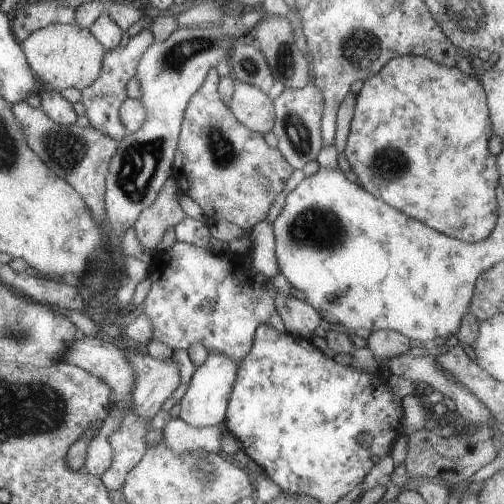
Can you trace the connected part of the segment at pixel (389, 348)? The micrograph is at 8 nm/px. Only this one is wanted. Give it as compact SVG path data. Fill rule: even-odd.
M388 329L371 332L366 342L367 347L372 350L372 354L379 362L408 353L411 349L410 339L407 336Z

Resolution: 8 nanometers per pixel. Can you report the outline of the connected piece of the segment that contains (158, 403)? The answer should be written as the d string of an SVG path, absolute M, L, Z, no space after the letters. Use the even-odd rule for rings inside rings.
M140 352L124 353L126 360L130 361L135 374L133 389L131 390L131 410L144 421L152 421L152 418L161 410L165 400L172 396L172 392L178 388L180 372L175 359L155 359L149 354Z

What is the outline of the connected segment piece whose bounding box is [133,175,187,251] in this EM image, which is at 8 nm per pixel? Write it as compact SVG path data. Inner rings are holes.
M170 175L158 192L154 204L145 208L134 223L136 236L147 251L156 251L164 232L187 217L178 202L178 192L176 179Z

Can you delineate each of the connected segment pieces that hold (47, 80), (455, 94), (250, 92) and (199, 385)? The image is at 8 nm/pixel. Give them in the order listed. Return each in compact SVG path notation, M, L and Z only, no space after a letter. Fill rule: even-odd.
M74 24L48 25L34 31L20 42L30 68L46 88L63 91L90 86L100 76L102 61L107 49L104 48L89 29Z
M402 55L363 81L355 98L344 156L364 190L453 239L467 243L485 241L499 218L495 190L500 174L496 157L488 150L492 124L481 82L458 67L447 67L420 55Z
M235 81L231 103L231 113L248 130L265 135L275 125L275 106L273 100L257 86Z
M209 354L209 357L192 375L184 396L178 401L178 416L193 427L211 427L225 420L225 412L232 392L238 363L226 355Z

